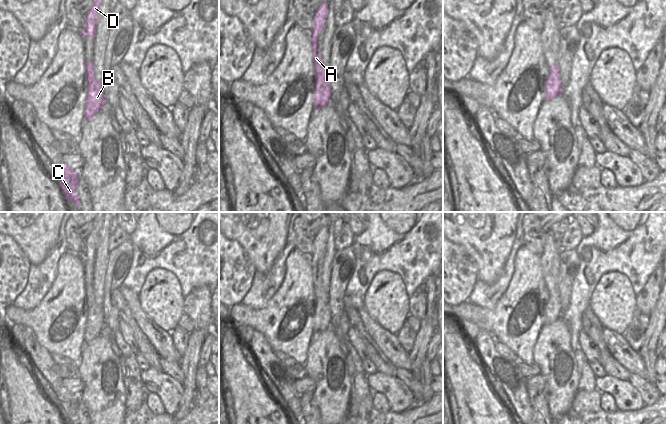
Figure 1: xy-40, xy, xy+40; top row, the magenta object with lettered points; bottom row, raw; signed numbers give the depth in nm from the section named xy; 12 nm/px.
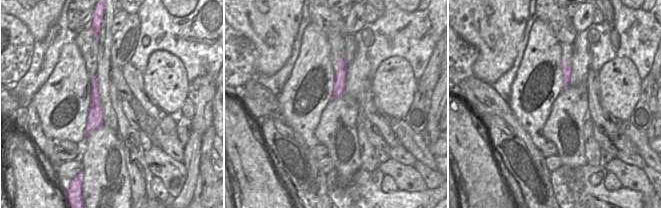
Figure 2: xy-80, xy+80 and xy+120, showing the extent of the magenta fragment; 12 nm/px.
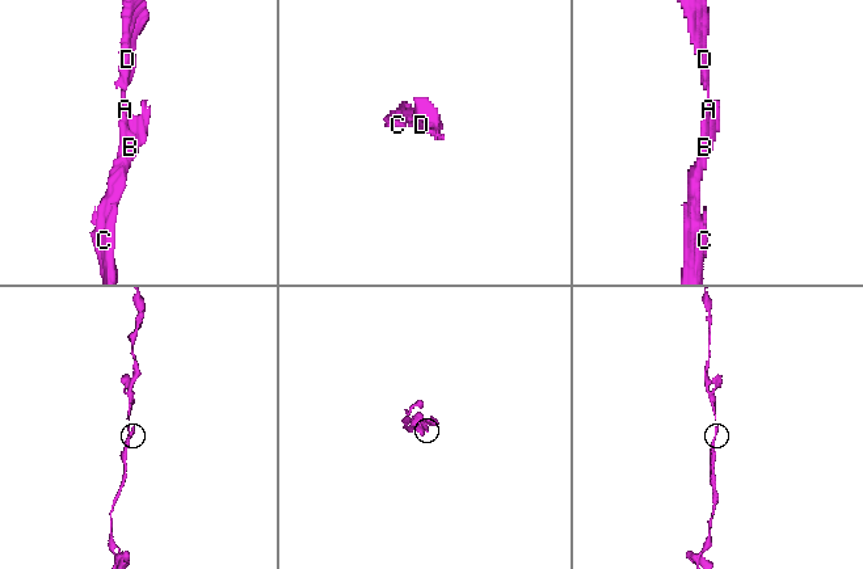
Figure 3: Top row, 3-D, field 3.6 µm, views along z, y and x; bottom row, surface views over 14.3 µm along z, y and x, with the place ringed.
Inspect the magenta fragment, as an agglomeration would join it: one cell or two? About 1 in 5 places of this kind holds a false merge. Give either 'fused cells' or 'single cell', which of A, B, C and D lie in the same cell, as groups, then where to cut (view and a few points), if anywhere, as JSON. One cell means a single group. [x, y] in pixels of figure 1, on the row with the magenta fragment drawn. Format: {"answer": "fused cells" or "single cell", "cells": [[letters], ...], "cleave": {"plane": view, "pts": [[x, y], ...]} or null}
{"answer": "single cell", "cells": [["A", "B", "C", "D"]], "cleave": null}

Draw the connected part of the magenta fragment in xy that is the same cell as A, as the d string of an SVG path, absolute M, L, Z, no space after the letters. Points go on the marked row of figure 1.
M323 2L313 16L312 50L314 70L316 72L316 88L314 90L313 108L320 109L330 104L332 91L329 83L329 65L322 61L322 56L317 49L318 36L322 33L328 16L328 3Z

